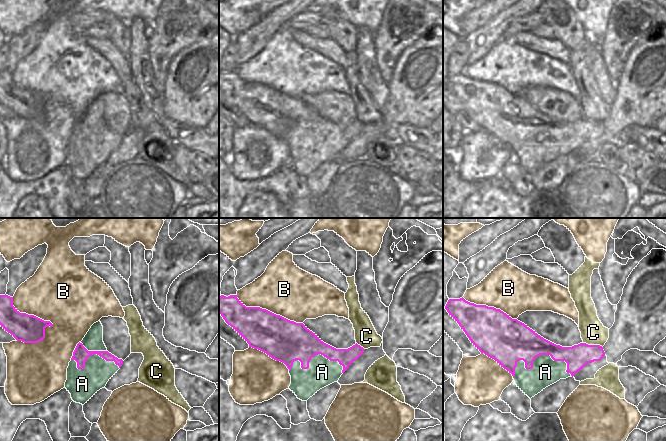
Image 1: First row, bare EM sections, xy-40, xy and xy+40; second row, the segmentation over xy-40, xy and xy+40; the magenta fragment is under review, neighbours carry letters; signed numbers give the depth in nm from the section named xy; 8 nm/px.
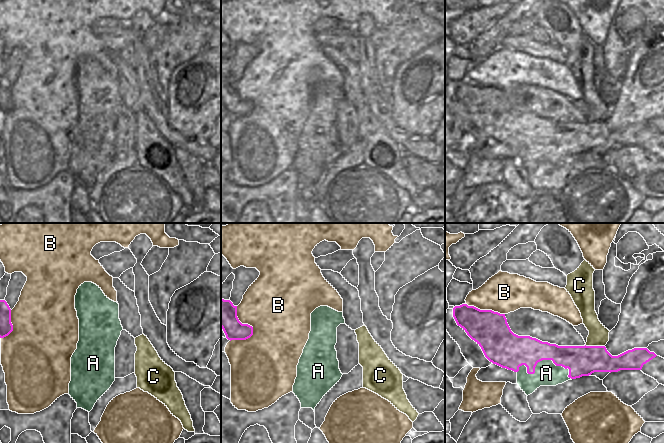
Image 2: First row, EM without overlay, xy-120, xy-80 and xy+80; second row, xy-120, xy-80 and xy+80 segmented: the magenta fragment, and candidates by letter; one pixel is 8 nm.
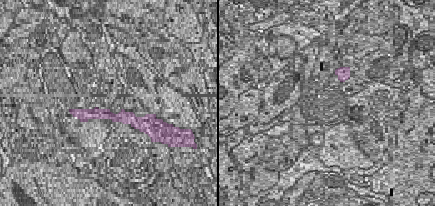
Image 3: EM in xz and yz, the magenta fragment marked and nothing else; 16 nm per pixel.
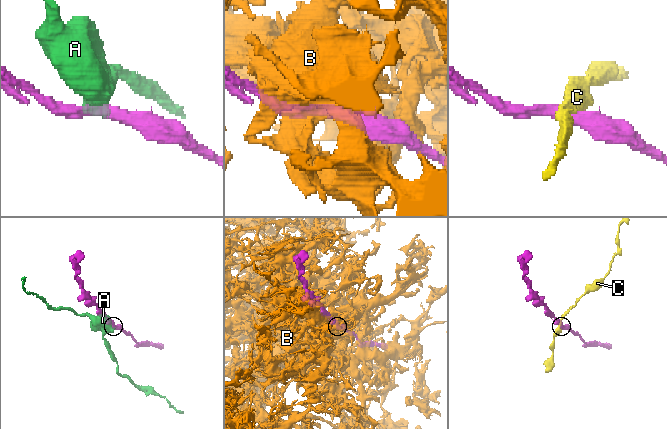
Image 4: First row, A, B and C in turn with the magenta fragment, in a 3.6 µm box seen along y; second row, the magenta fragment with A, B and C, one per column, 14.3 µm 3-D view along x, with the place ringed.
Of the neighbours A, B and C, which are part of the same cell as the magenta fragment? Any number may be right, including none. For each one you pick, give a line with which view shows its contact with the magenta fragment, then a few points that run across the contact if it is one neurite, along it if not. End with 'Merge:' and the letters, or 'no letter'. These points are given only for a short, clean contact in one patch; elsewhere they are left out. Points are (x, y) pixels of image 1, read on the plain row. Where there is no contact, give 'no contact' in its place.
Merge: no letter

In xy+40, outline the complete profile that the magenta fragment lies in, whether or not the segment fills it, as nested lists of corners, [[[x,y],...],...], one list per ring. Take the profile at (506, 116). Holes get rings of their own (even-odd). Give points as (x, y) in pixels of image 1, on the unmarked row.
[[[463,73],[449,75],[445,85],[471,119],[513,153],[518,137],[523,136],[525,144],[532,145],[535,134],[540,131],[550,131],[554,137],[565,137],[566,148],[572,153],[588,139],[600,137],[605,131],[600,121],[556,121],[500,85],[476,81]]]

